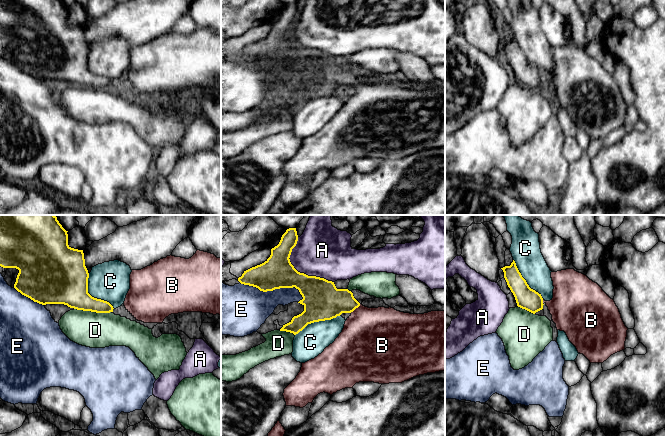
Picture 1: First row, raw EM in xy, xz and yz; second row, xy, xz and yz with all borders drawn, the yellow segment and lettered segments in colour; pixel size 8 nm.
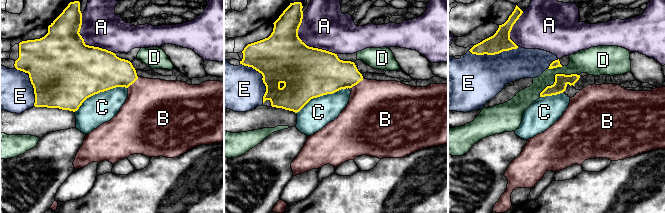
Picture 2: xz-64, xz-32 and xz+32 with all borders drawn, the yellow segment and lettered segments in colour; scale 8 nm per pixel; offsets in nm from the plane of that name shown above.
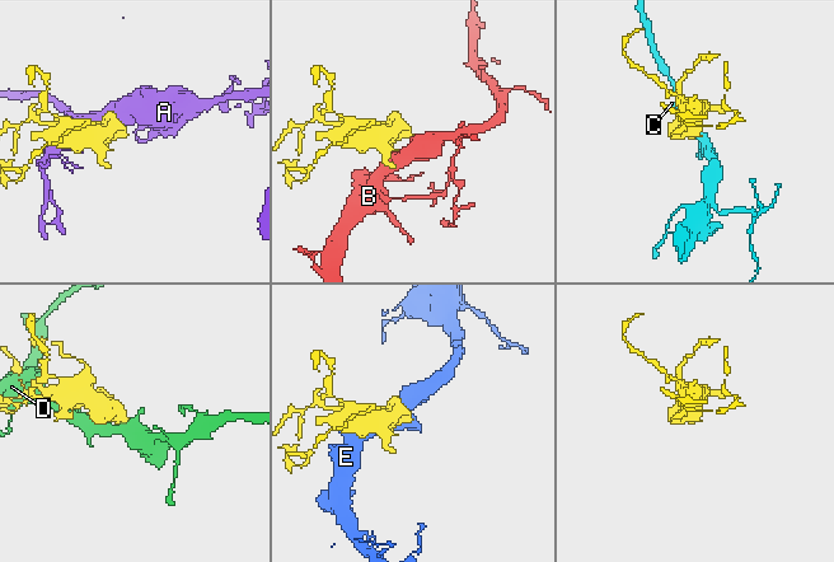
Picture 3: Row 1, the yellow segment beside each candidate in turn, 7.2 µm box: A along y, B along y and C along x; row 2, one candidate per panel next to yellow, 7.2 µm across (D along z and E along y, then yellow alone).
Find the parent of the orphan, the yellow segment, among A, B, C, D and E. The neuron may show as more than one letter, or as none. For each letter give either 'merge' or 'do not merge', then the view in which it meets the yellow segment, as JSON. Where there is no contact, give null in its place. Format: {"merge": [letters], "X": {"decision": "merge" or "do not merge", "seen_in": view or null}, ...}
{"merge": ["B"], "A": {"decision": "do not merge", "seen_in": "xz"}, "B": {"decision": "merge", "seen_in": "xz"}, "C": {"decision": "do not merge", "seen_in": "xy"}, "D": {"decision": "do not merge", "seen_in": "xy"}, "E": {"decision": "do not merge", "seen_in": "xz"}}

